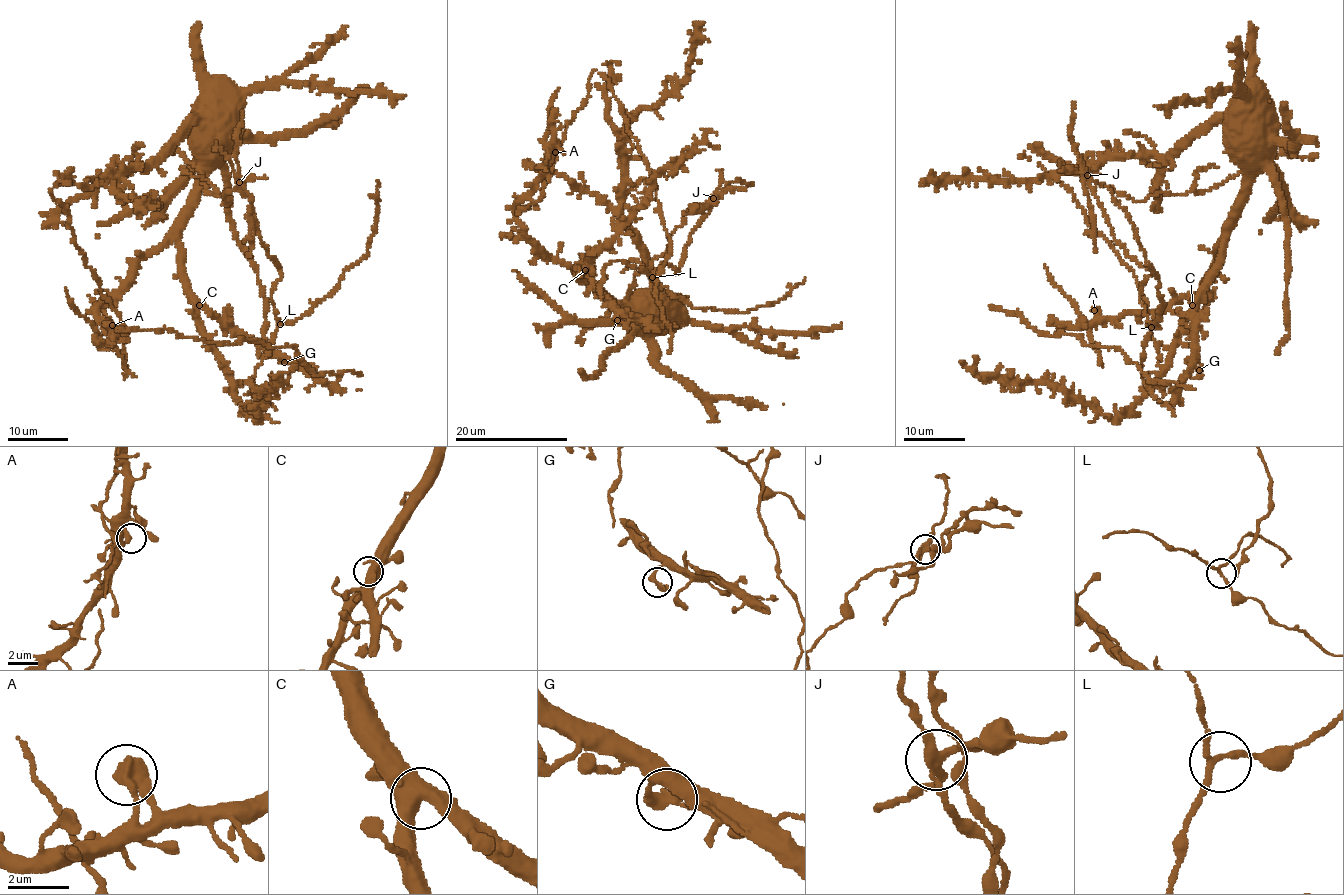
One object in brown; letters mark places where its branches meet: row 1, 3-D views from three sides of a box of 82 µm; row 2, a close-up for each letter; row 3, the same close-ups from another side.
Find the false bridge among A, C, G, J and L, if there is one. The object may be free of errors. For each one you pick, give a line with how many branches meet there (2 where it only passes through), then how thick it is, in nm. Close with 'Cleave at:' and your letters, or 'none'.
J: branches 4; calibre 260 nm
Cleave at: J

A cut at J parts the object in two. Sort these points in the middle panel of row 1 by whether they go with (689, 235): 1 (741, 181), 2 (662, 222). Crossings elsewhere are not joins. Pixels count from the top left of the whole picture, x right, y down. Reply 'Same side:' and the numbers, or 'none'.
Same side: 2

